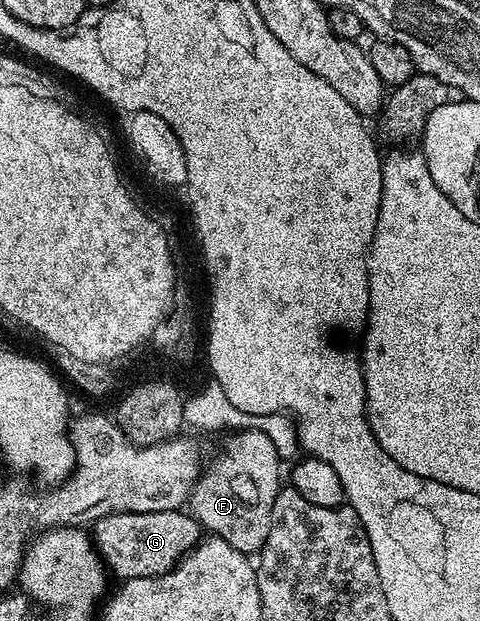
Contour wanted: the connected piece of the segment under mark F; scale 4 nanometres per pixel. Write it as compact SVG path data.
M237 430L227 436L228 444L224 452L203 468L202 474L192 486L190 496L190 514L205 532L211 533L215 538L226 541L243 555L255 556L264 547L266 537L270 533L270 517L274 509L274 497L280 492L280 467L282 460L274 449L274 441L266 437L264 431Z

